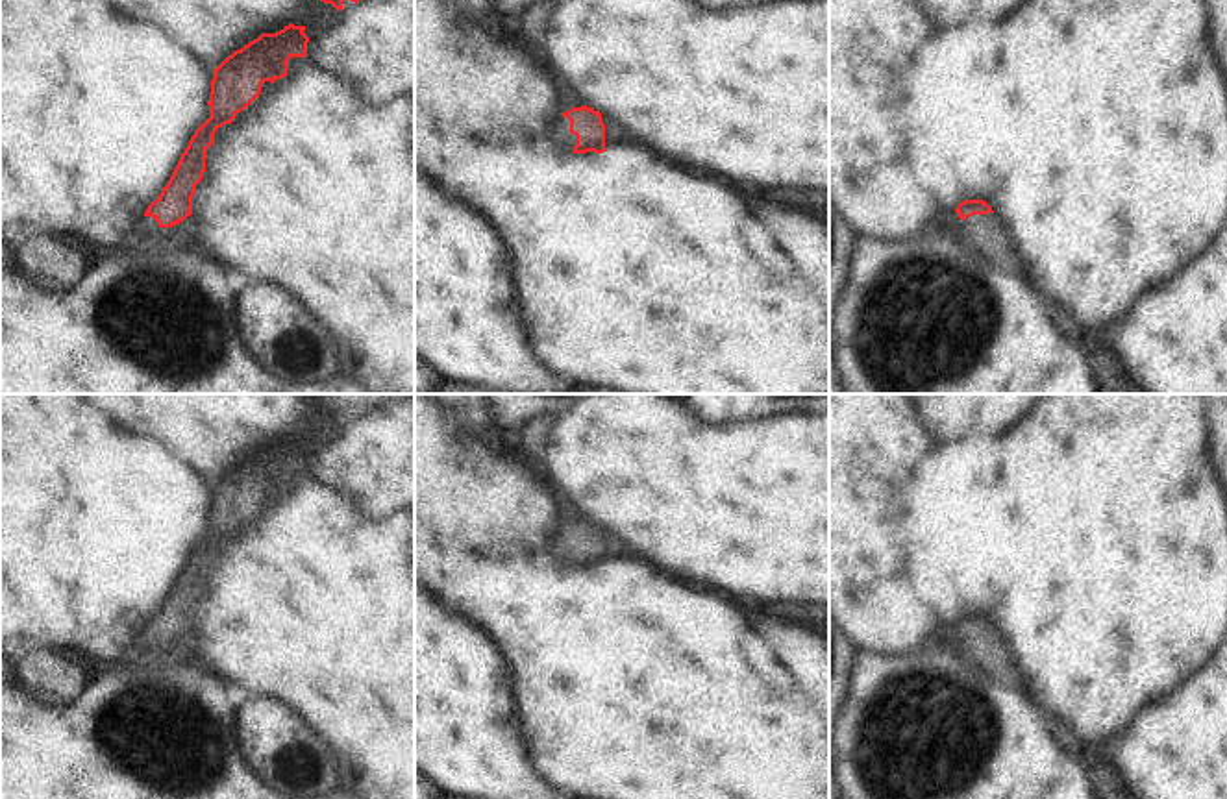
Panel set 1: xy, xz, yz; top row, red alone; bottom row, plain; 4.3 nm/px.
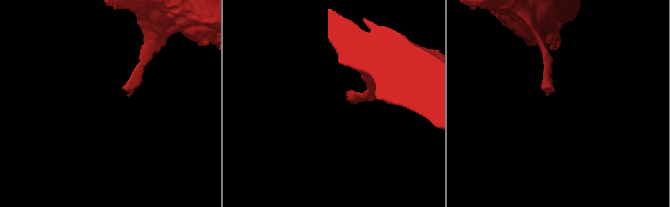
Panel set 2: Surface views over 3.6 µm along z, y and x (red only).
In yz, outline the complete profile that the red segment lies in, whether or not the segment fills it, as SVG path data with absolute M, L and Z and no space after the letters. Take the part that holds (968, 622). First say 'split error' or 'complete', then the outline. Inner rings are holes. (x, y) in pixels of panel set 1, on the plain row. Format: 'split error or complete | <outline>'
split error | M964 614L955 623L973 657L988 670L990 677L1001 686L1016 690L1027 688L1027 681L1018 666L1016 653L1007 645L1007 636L988 634L994 627L983 614Z

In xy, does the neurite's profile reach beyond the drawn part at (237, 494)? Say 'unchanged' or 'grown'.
grown

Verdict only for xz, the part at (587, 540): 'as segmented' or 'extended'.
extended

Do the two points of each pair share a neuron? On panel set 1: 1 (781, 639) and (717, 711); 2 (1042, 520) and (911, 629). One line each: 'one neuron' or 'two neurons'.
1: two neurons
2: two neurons

